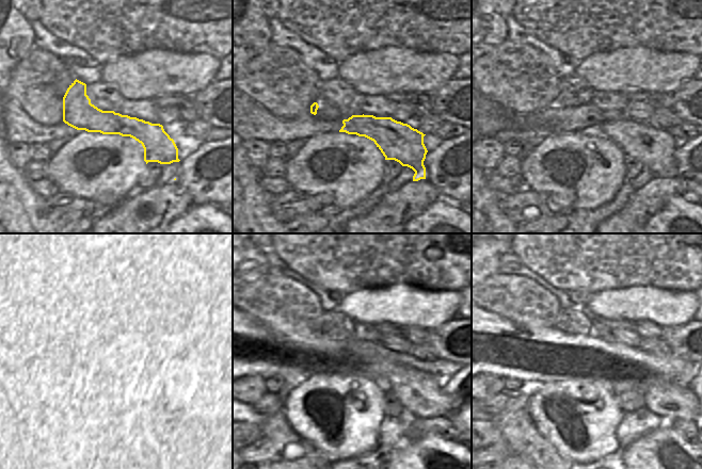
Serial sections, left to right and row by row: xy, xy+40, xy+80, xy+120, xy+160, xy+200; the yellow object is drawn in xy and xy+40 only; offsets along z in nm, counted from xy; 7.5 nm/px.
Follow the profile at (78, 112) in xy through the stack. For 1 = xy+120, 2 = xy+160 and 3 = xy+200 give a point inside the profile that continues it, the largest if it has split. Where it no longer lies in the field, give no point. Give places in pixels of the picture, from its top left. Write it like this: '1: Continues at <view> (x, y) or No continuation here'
1: Continues at xy+120 (179, 390)
2: Continues at xy+160 (421, 393)
3: Continues at xy+200 (666, 400)

